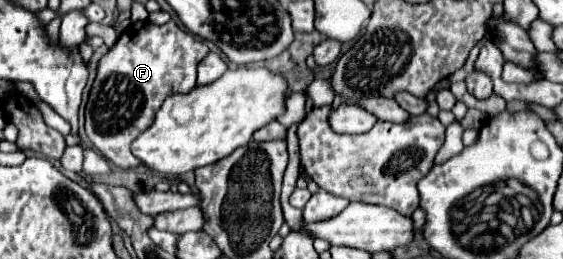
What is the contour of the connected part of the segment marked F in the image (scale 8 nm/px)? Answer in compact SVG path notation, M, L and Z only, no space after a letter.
M138 21L132 23L116 41L116 45L100 59L96 81L90 89L88 105L86 105L86 135L92 141L92 145L114 165L120 169L136 169L140 167L140 161L130 153L130 143L146 131L164 99L172 93L188 93L196 87L196 67L198 63L210 53L208 45L184 29L180 29L174 21L168 21L166 25L154 25L150 21Z

